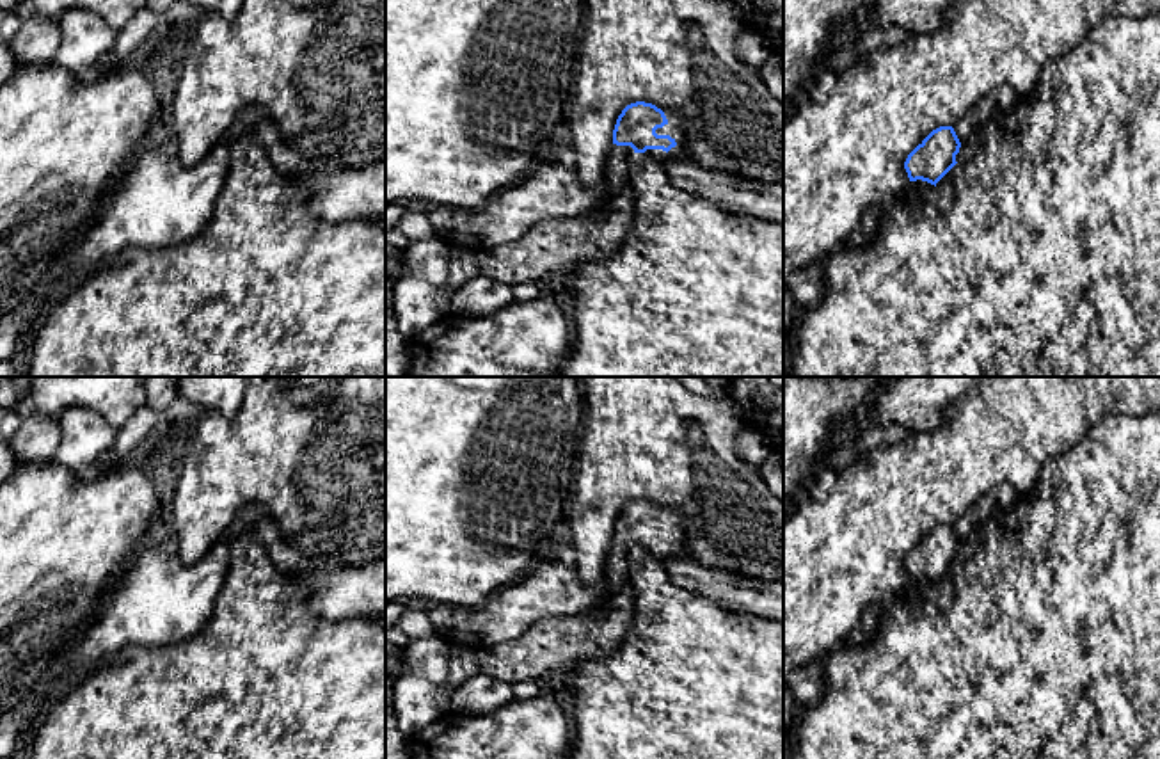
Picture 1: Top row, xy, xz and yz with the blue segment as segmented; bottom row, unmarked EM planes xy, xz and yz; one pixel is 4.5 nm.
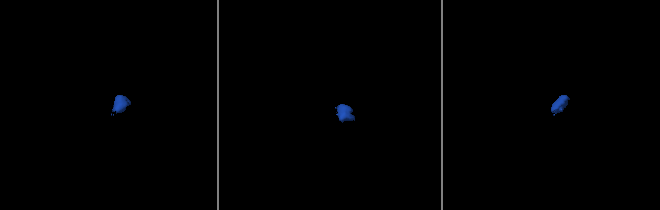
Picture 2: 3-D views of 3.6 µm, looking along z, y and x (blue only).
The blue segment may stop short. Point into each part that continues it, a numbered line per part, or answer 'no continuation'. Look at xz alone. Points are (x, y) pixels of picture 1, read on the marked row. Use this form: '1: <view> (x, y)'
1: xz (675, 151)
2: xz (551, 192)

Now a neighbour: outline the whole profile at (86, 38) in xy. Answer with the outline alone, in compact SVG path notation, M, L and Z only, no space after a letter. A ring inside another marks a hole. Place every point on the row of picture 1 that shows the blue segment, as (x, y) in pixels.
M82 9L62 12L57 25L62 41L50 62L73 73L91 71L96 60L112 48L117 36L94 12Z

